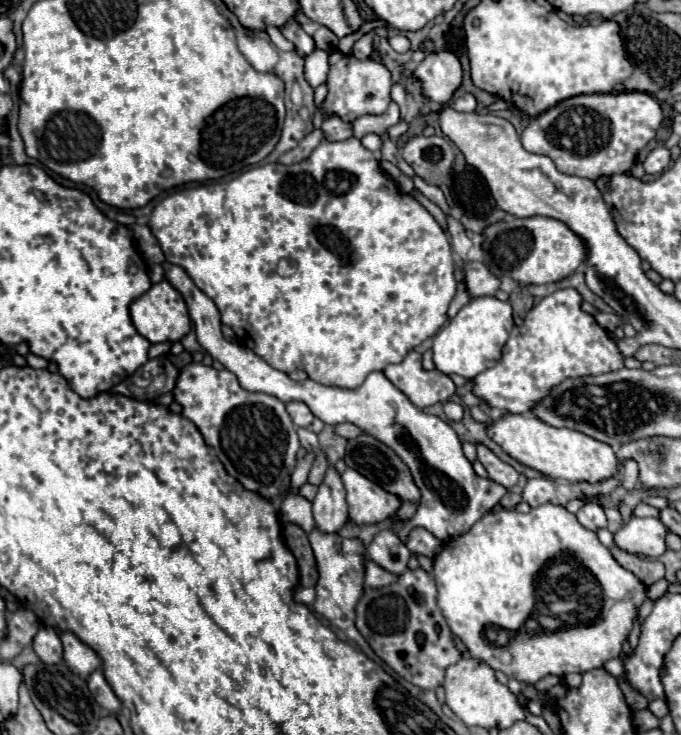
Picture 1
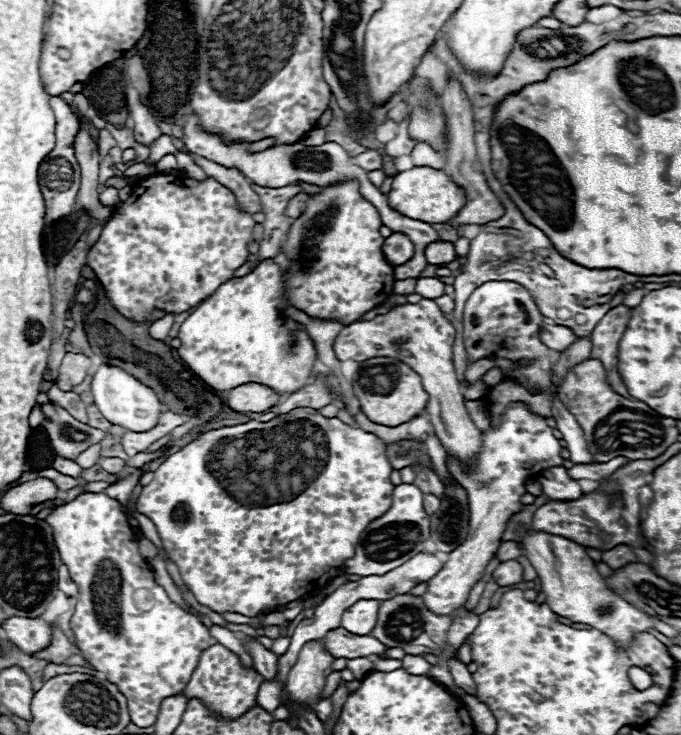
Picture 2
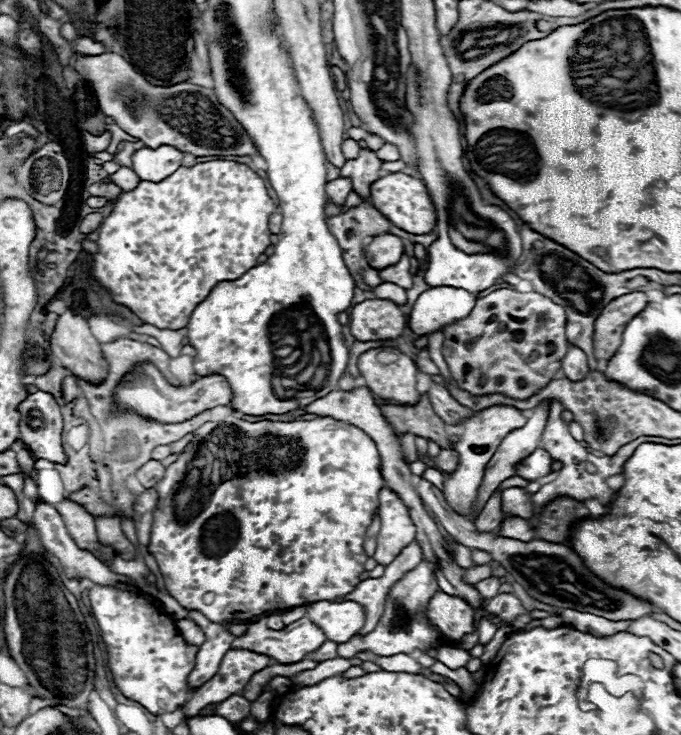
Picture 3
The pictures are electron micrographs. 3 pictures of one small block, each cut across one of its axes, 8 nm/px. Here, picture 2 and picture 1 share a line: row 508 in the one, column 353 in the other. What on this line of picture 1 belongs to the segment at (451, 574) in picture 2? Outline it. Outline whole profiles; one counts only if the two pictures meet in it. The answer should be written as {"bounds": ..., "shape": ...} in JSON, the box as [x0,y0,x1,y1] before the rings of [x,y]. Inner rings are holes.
{"bounds":[342,468,400,524],"shape":[[[354,468],[344,470],[342,482],[346,488],[350,520],[354,524],[382,522],[392,516],[400,506],[400,500],[396,500],[396,496],[384,492],[378,484],[372,484]]]}

